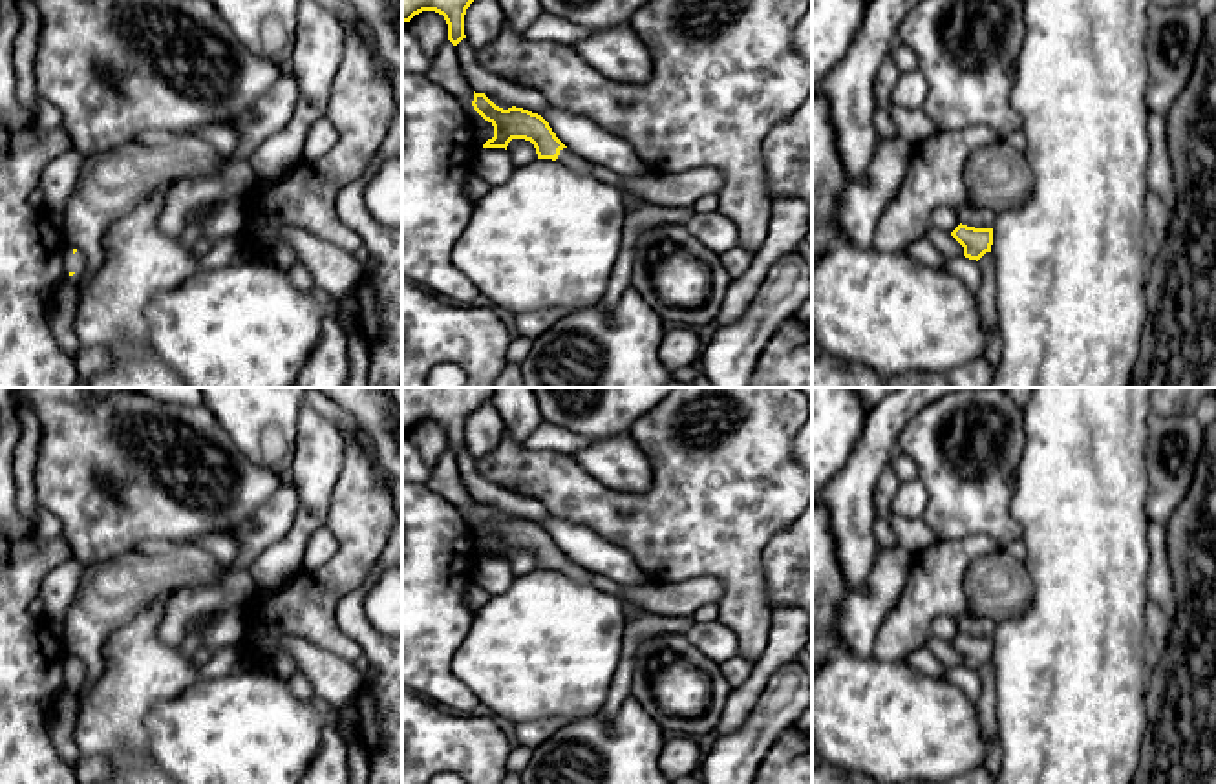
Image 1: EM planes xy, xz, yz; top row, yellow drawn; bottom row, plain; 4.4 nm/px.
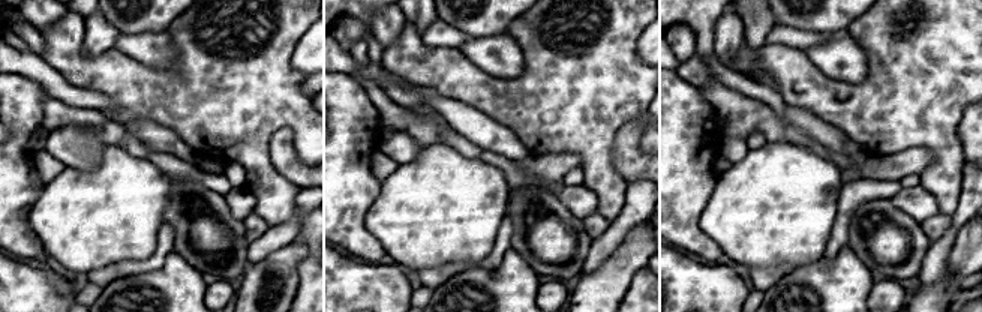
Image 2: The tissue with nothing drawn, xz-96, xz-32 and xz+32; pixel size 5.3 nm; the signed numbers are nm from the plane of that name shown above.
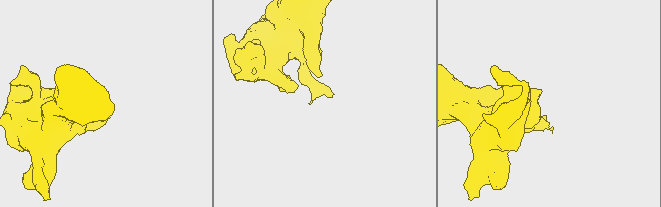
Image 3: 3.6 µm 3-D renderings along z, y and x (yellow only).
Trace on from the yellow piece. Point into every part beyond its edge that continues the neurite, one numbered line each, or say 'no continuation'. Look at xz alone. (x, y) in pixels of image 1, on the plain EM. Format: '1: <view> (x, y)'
1: xz (567, 567)

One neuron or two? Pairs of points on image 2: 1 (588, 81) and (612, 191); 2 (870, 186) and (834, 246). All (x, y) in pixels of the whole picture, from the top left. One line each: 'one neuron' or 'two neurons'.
1: one neuron
2: one neuron

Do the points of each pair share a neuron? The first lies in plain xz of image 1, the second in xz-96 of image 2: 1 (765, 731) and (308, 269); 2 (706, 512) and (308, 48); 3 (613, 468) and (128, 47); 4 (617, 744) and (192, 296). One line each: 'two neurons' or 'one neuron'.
1: two neurons
2: two neurons
3: one neuron
4: one neuron

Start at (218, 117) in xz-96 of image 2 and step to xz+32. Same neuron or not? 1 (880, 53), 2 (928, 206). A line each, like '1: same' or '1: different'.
1: same
2: different

